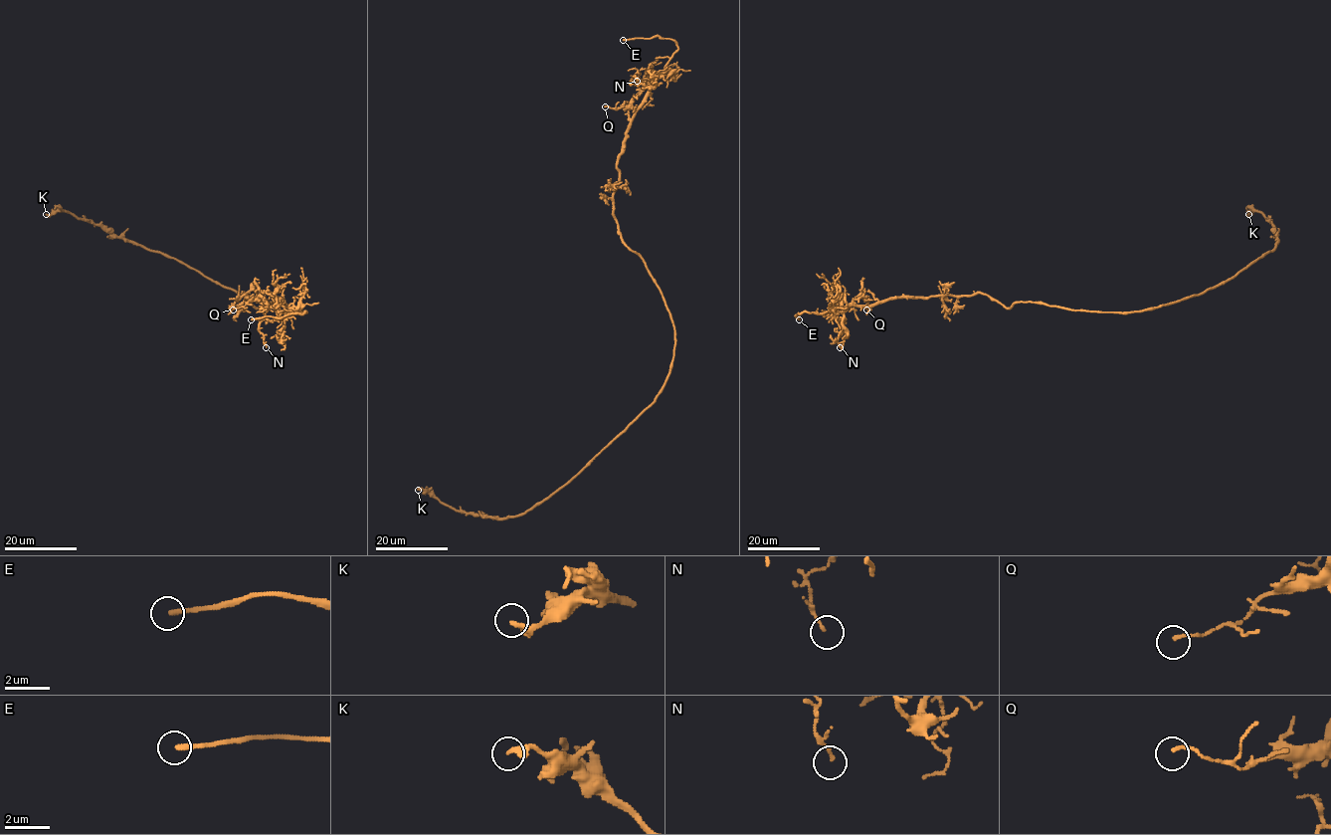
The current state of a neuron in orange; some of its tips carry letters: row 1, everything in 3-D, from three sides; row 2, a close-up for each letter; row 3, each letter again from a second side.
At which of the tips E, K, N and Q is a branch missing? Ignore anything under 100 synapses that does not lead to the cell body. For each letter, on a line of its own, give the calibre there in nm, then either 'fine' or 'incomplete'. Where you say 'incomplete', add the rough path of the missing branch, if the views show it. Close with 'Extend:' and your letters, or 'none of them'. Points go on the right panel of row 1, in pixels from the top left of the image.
E: 240 nm | incomplete | (799, 319), (799, 315), (807, 317), (808, 313), (777, 305), (763, 305), (762, 309)
K: 240 nm | fine
N: 140 nm | fine
Q: 140 nm | fine
Extend: E

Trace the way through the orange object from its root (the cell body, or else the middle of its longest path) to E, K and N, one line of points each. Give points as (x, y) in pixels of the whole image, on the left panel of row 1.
E: (301, 311), (280, 302), (256, 308), (244, 293), (264, 306), (306, 312), (251, 319)
K: (301, 311), (295, 312), (239, 294), (174, 259), (112, 237), (98, 225), (66, 211), (46, 214)
N: (301, 311), (280, 302), (256, 308), (245, 293), (241, 296), (278, 306), (280, 317), (260, 323), (266, 347)

